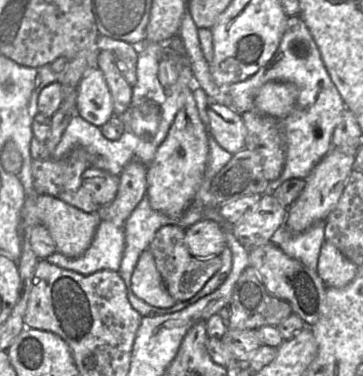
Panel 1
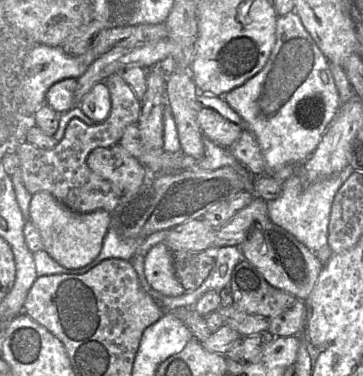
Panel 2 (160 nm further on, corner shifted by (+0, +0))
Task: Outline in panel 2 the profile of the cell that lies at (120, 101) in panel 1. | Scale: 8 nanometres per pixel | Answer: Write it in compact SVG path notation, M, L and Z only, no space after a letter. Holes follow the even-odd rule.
M117 73L109 76L105 80L105 84L111 96L111 111L104 122L87 125L82 120L73 118L68 123L62 140L52 149L40 149L27 141L19 145L16 154L21 165L22 181L31 195L41 191L49 192L65 206L78 213L90 213L96 210L105 210L109 213L114 211L121 198L120 189L90 170L86 160L95 148L106 148L118 143L125 128L130 124L137 124L141 111L141 101L136 97L132 88Z

